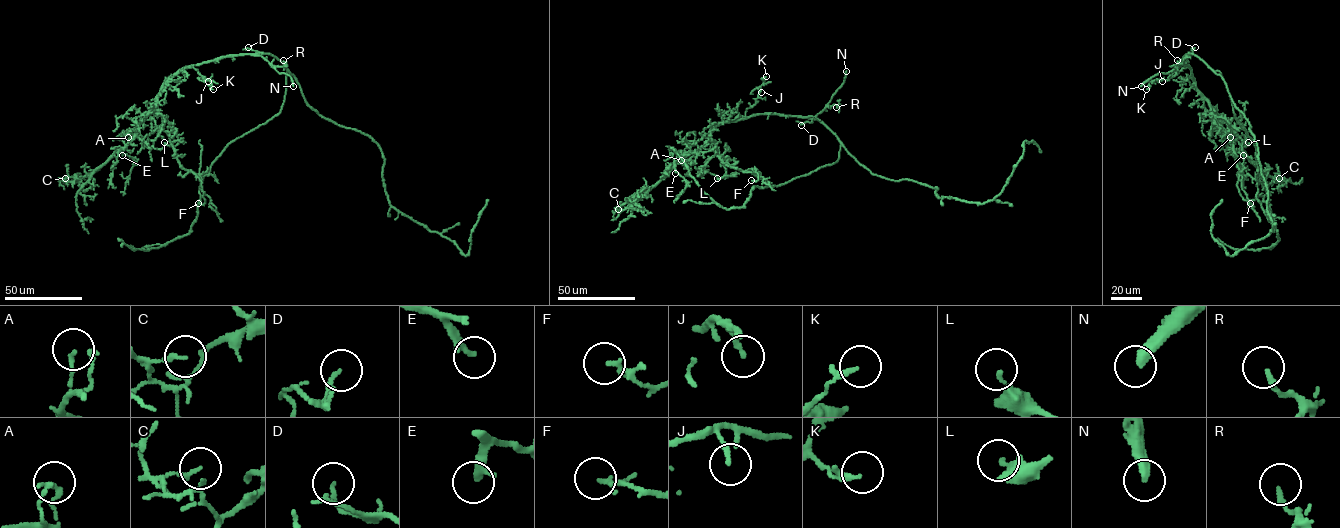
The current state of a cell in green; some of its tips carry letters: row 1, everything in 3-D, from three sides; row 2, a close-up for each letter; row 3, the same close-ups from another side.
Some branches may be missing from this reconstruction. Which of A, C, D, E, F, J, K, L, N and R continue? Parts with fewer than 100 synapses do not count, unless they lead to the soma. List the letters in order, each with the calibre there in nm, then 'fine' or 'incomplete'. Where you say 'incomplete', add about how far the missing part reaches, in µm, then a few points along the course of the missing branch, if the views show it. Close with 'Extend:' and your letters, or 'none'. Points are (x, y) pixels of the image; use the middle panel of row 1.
A: 140 nm | fine
C: 150 nm | fine
D: 150 nm | fine
E: 260 nm | incomplete | 45 µm | (675, 173), (675, 183), (667, 188), (663, 188), (655, 177), (653, 179)
F: 110 nm | fine
J: 180 nm | fine
K: 240 nm | fine
L: 180 nm | fine
N: 380 nm | incomplete | 5 µm
R: 170 nm | fine
Extend: E, N

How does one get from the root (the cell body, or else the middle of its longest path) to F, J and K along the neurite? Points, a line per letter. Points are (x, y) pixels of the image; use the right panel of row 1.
F: (1222, 77), (1194, 54), (1184, 57), (1194, 86), (1229, 134), (1241, 171), (1237, 187), (1250, 203)
J: (1222, 77), (1189, 53), (1184, 57), (1187, 65), (1180, 66), (1176, 74), (1162, 81)
K: (1222, 77), (1189, 53), (1184, 57), (1187, 66), (1180, 66), (1176, 74), (1168, 79), (1151, 80), (1146, 89)

